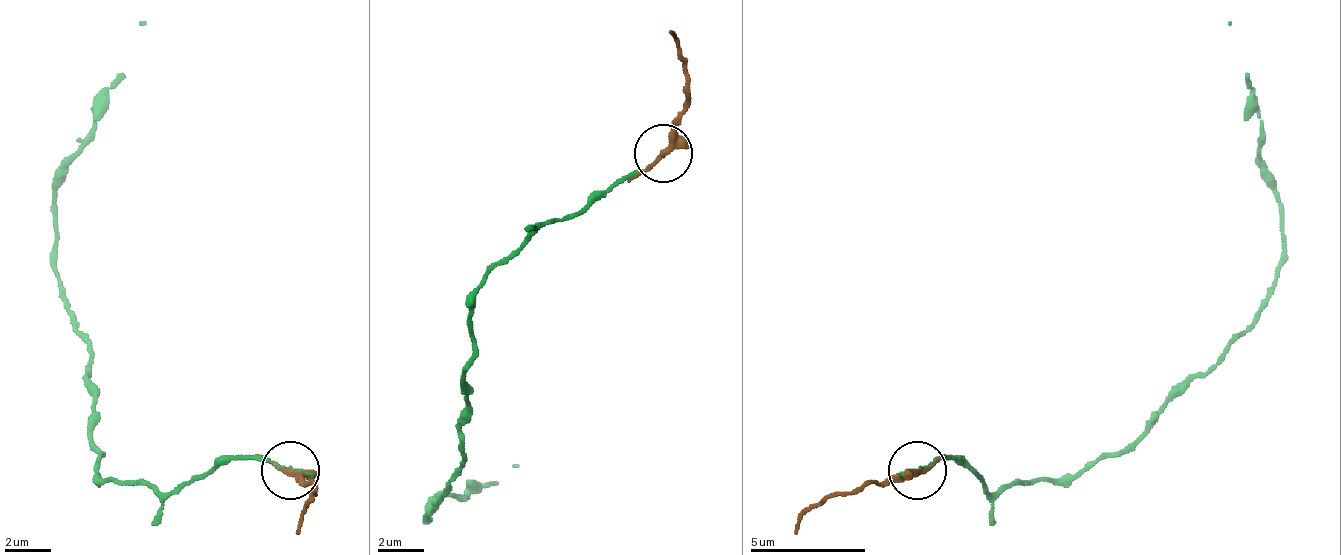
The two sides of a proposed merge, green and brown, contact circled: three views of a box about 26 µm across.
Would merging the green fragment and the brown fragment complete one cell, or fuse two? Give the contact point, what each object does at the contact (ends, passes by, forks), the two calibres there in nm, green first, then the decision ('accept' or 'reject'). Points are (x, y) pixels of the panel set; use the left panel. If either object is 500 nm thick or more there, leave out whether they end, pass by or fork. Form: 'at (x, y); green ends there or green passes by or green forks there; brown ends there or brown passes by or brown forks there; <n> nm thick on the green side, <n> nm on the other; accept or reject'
at (290, 470); green ends there; brown passes by; 90 nm thick on the green side, 300 nm on the other; reject

